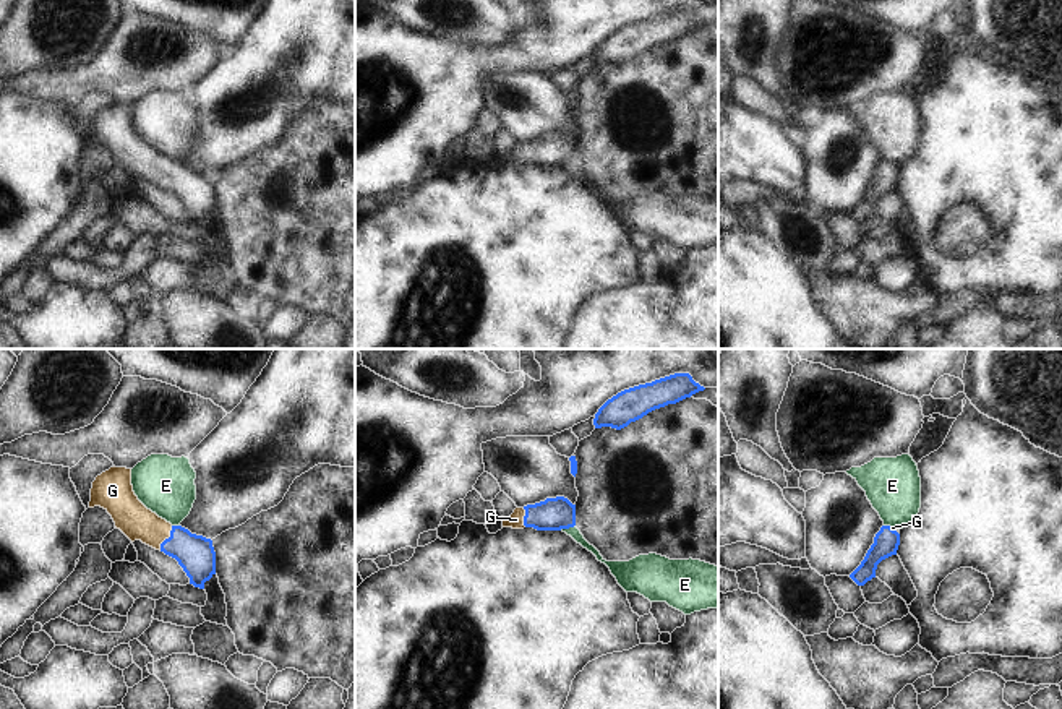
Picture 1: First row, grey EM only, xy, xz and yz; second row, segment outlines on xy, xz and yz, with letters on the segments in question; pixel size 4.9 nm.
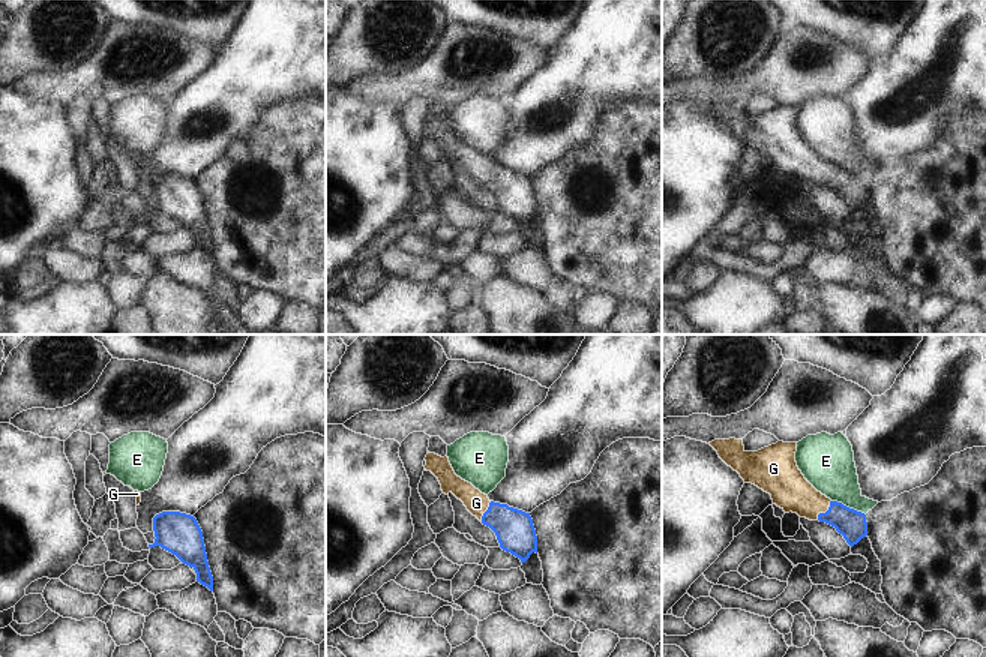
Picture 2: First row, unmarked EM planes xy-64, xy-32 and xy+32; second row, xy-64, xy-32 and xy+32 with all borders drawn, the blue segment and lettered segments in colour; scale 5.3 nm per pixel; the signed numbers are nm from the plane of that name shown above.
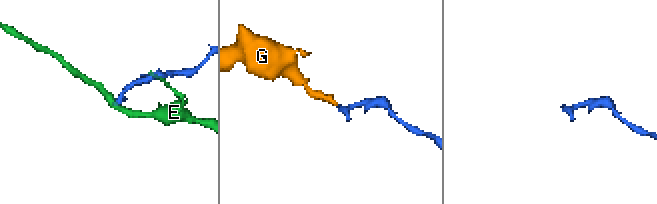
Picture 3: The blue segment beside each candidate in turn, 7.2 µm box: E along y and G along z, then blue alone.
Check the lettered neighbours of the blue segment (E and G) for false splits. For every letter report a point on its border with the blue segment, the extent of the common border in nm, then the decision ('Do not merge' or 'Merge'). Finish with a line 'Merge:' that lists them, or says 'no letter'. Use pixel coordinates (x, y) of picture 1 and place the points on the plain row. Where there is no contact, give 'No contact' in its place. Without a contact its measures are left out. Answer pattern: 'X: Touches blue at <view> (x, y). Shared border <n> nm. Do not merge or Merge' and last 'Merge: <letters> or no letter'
E: Touches blue at xz (566, 164). Shared border 80 nm. Do not merge
G: Touches blue at xy (169, 174). Shared border 140 nm. Merge
Merge: G

